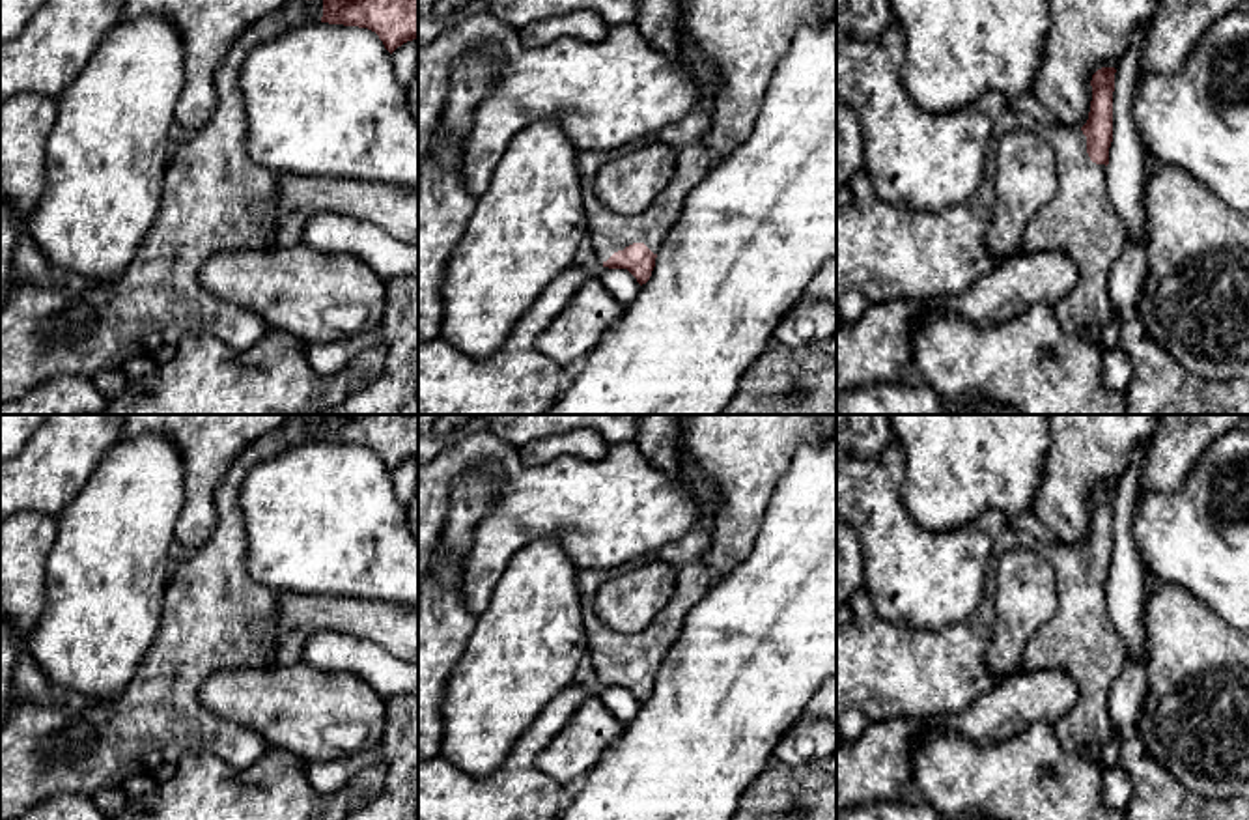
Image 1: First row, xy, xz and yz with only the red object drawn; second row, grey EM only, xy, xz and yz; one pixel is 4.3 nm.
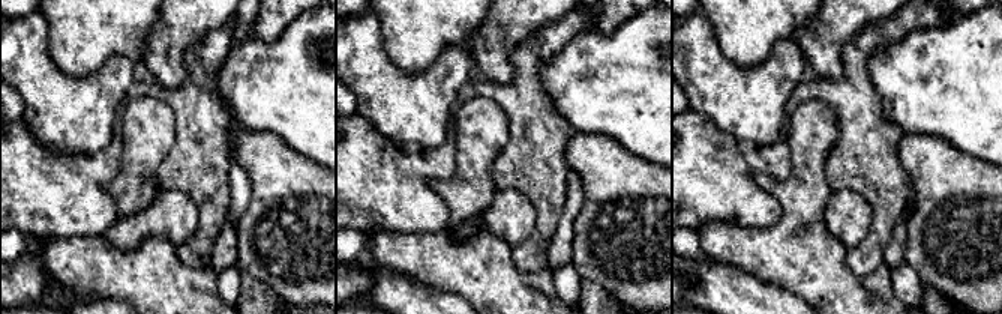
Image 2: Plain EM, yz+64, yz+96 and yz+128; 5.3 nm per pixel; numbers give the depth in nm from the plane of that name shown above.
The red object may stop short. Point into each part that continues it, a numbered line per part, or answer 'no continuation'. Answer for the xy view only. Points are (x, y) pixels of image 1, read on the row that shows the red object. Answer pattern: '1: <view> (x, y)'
1: xy (215, 198)

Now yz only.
1: yz (1080, 221)

